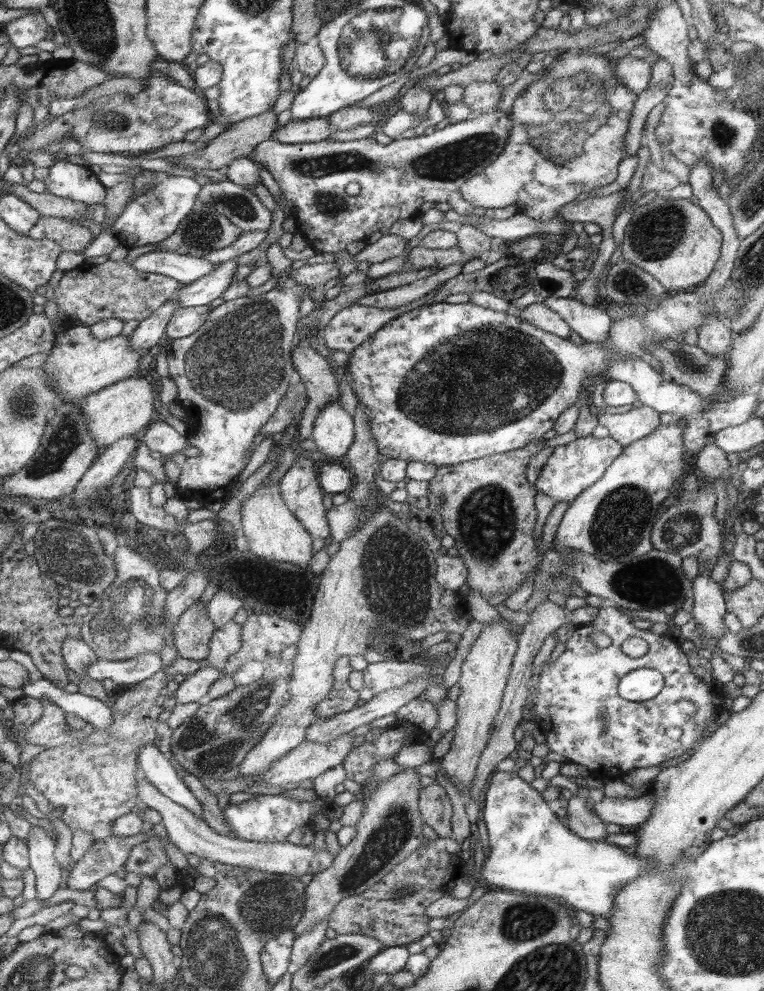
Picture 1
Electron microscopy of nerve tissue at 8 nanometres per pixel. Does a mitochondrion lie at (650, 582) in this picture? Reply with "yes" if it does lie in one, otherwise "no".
yes

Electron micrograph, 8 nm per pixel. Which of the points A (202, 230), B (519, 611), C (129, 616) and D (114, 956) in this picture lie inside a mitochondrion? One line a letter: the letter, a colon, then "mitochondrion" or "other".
A: mitochondrion
B: other
C: mitochondrion
D: other

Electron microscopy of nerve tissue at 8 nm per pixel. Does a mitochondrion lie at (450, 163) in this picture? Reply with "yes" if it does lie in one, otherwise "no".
yes

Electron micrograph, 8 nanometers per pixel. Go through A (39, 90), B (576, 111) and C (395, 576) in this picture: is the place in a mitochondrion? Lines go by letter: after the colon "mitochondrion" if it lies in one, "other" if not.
A: other
B: mitochondrion
C: mitochondrion

